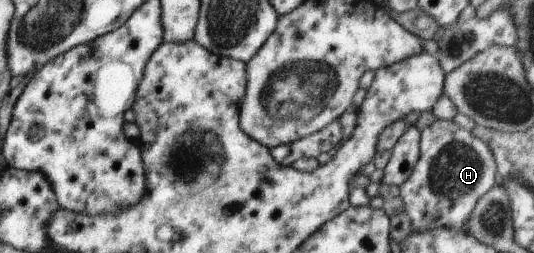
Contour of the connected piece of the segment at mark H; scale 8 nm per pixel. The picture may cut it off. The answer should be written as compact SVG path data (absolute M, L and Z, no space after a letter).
M437 120L421 132L420 153L412 174L400 185L400 197L404 202L404 212L408 215L412 230L422 233L436 227L448 227L456 231L466 231L470 215L476 207L478 199L486 195L499 180L498 165L492 149L484 143L484 139L466 131L453 120Z

